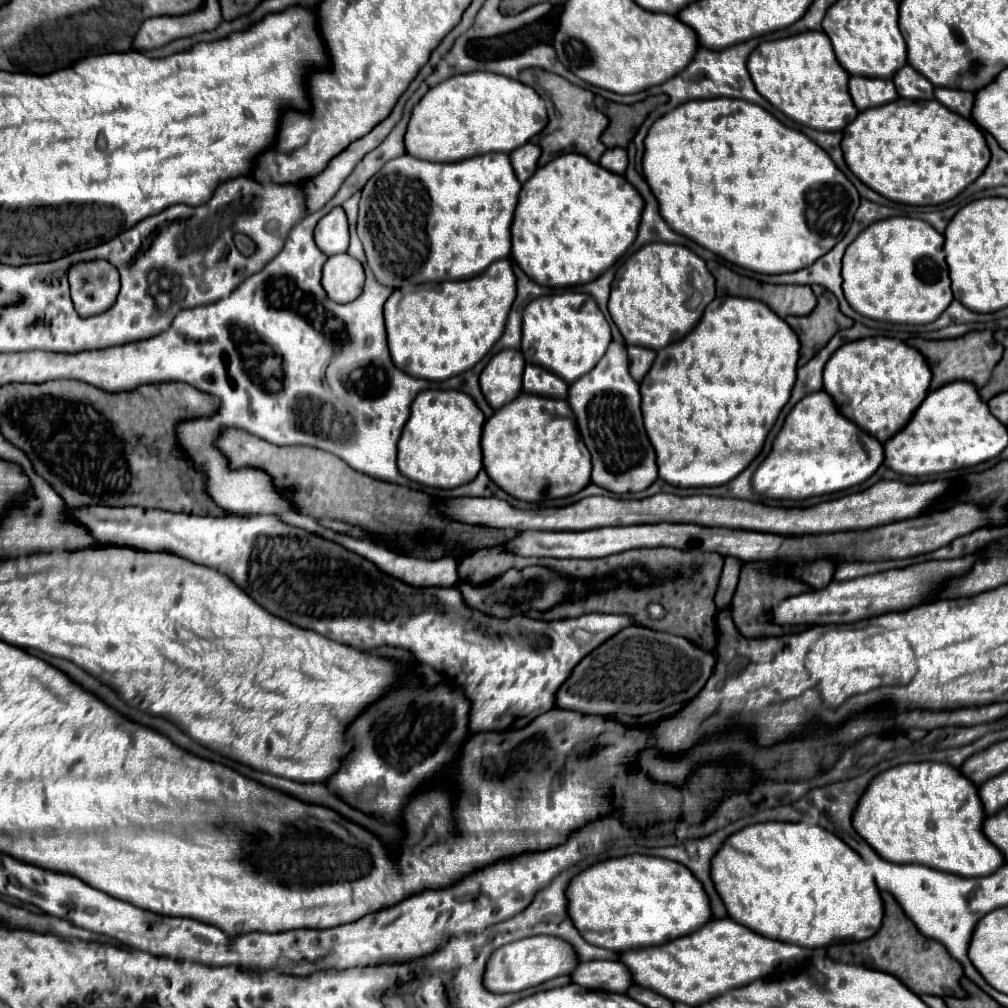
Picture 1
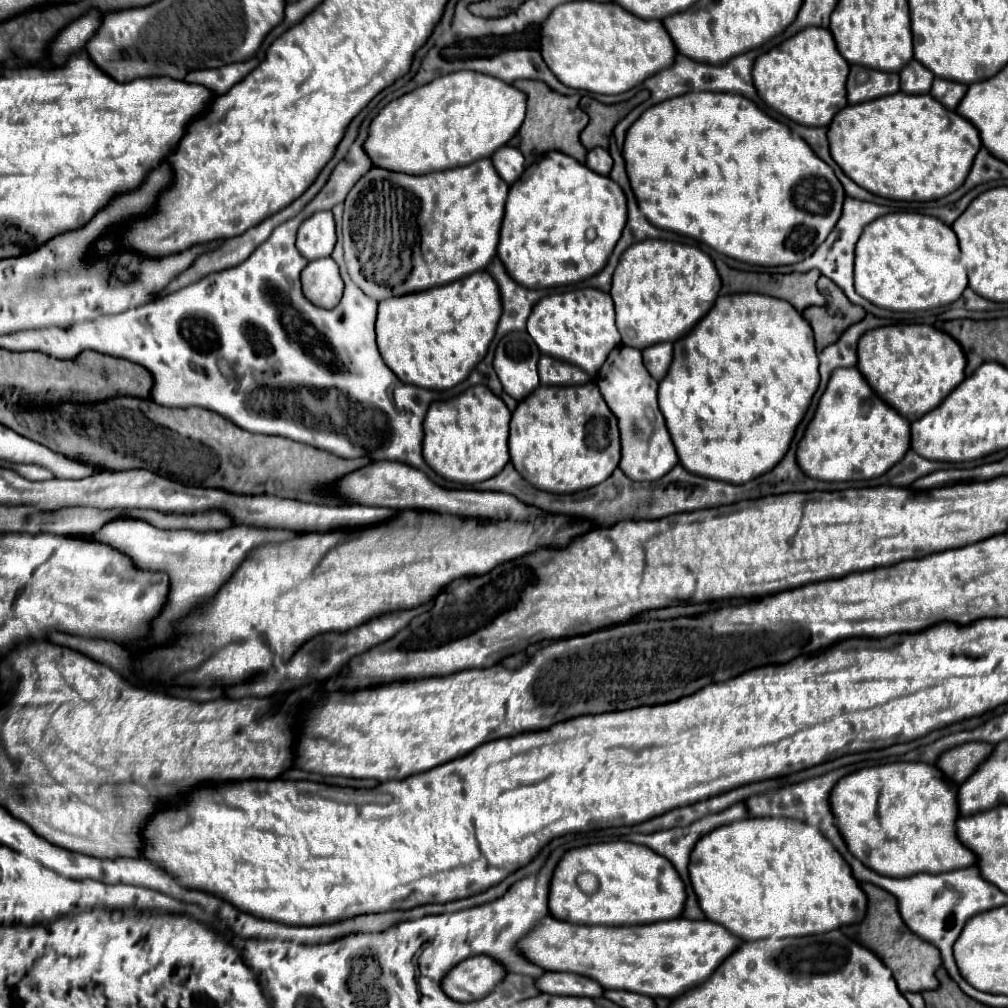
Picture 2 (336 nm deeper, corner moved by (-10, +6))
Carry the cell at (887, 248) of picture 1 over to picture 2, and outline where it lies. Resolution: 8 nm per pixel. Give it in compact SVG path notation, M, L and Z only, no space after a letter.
M885 214L873 220L855 248L855 290L887 310L915 312L955 302L967 288L957 236L939 218L925 214Z

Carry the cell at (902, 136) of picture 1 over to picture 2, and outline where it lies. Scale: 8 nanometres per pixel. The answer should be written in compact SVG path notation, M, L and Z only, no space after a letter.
M903 92L845 106L831 120L827 138L831 158L855 184L877 196L907 202L937 200L957 190L965 182L973 158L981 148L981 138L975 126L971 126L971 122L961 118L957 112L947 110L941 102L935 102L935 98L931 98L929 94L913 96Z

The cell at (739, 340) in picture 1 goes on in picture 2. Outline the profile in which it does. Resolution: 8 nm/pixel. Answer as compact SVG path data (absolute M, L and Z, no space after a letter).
M729 294L729 296L719 296L709 310L709 314L685 336L679 338L673 344L673 362L669 366L667 376L659 382L659 408L665 416L669 432L673 432L673 444L679 456L679 462L691 470L691 474L699 474L705 478L719 478L721 482L731 482L731 484L745 484L749 480L759 478L761 474L773 470L785 452L789 450L789 444L795 436L795 430L799 422L803 420L813 394L817 392L819 386L819 360L815 352L815 338L813 338L813 328L811 324L785 300L763 296L763 294Z

